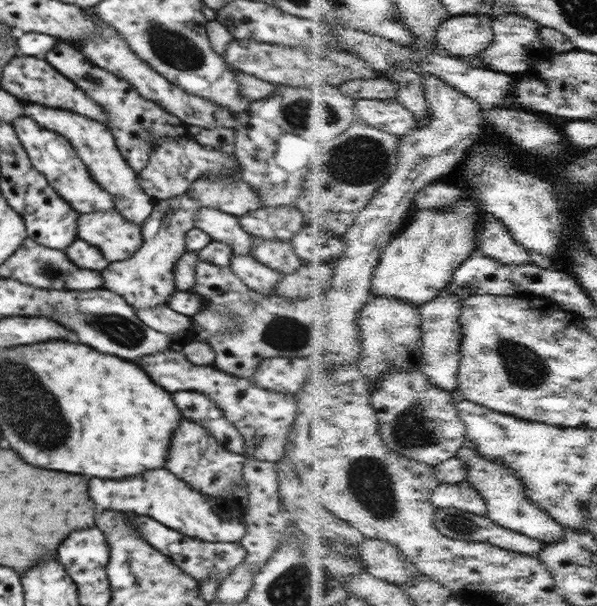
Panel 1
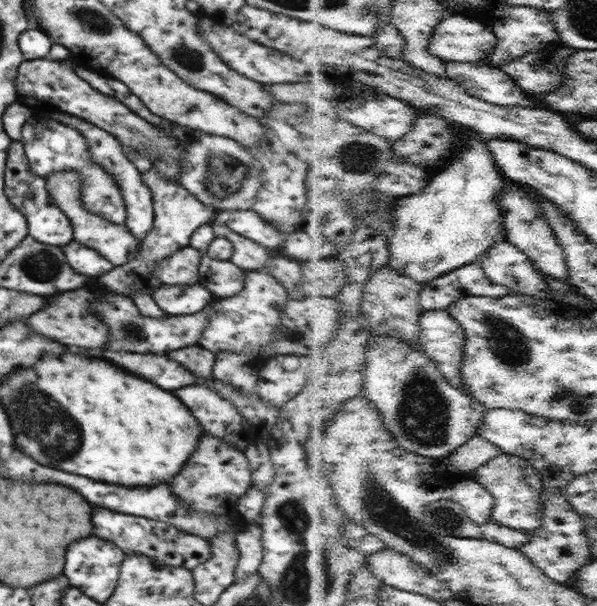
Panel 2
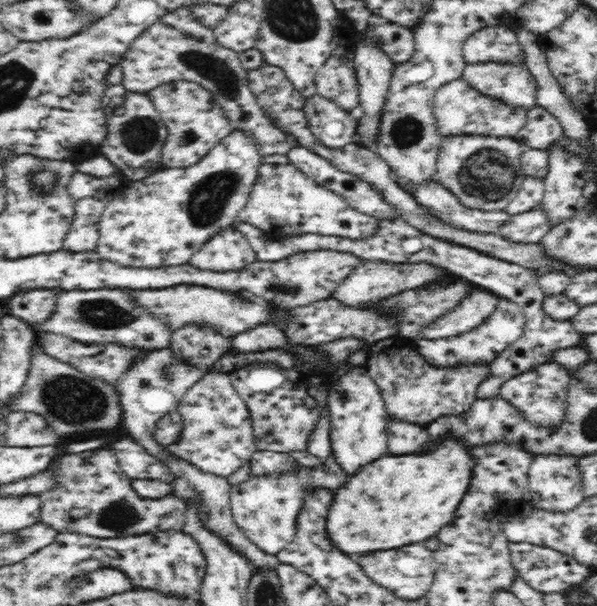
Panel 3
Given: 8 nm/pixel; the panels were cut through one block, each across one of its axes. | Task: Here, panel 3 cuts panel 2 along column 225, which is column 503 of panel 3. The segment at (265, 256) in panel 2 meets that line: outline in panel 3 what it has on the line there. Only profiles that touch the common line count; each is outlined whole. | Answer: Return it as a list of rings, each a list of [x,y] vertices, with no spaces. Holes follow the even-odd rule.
[[[536,206],[530,212],[512,215],[510,220],[500,227],[498,235],[516,243],[540,243],[551,229],[548,215],[543,206]]]

